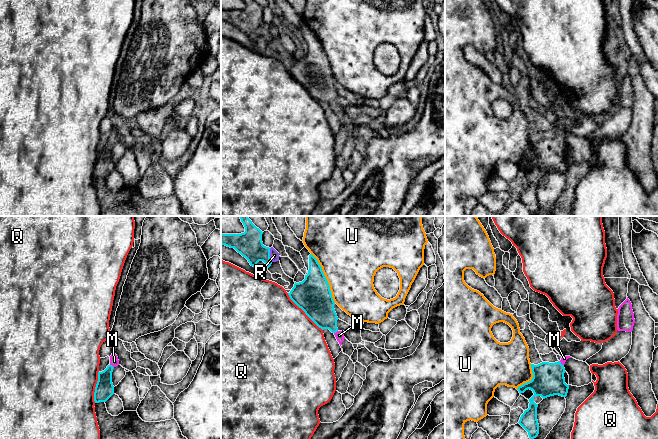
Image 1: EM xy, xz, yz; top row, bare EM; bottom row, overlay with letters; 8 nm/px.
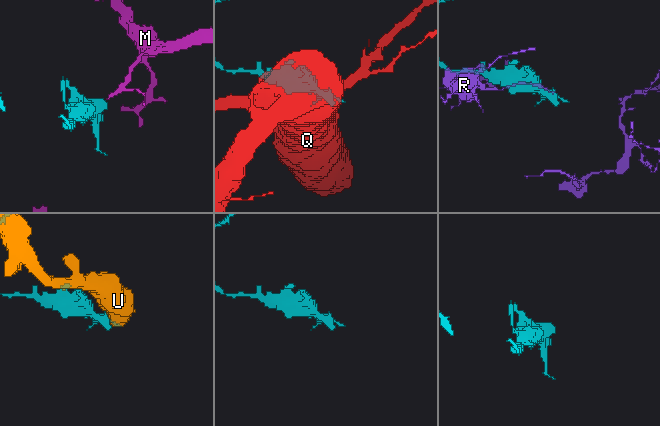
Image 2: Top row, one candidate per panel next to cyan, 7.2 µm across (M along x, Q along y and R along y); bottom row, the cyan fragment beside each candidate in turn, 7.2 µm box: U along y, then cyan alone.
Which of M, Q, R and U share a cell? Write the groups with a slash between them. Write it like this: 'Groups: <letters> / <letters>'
Groups: M / Q / R / U

